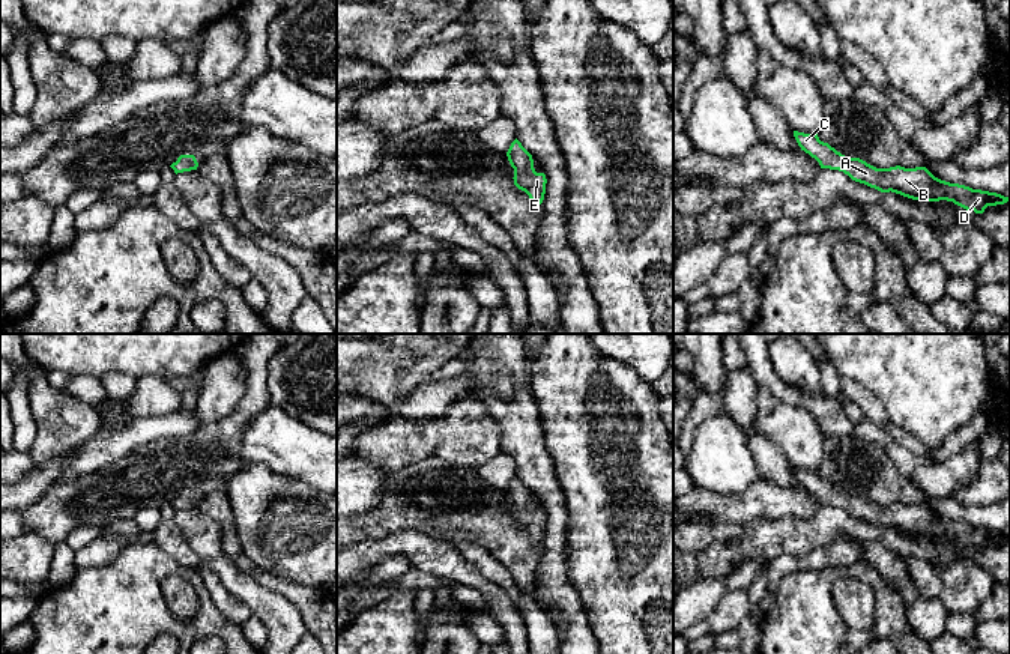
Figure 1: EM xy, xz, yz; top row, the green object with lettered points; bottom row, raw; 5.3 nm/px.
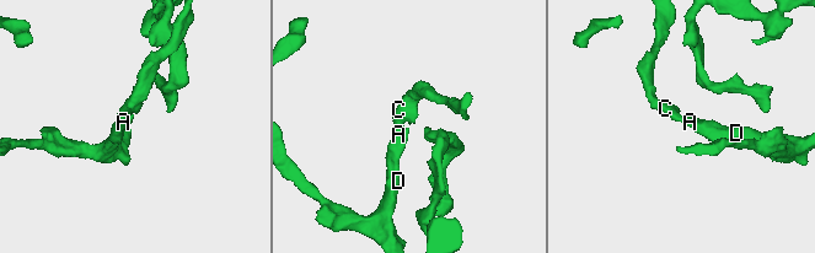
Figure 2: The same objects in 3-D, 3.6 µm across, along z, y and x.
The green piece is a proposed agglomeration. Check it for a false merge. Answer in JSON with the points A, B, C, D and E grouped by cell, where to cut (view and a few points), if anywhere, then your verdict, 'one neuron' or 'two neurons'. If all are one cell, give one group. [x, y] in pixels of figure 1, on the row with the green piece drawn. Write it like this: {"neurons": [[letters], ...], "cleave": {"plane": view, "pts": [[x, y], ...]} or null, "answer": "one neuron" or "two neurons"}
{"neurons": [["A", "B", "C", "D", "E"]], "cleave": null, "answer": "one neuron"}

